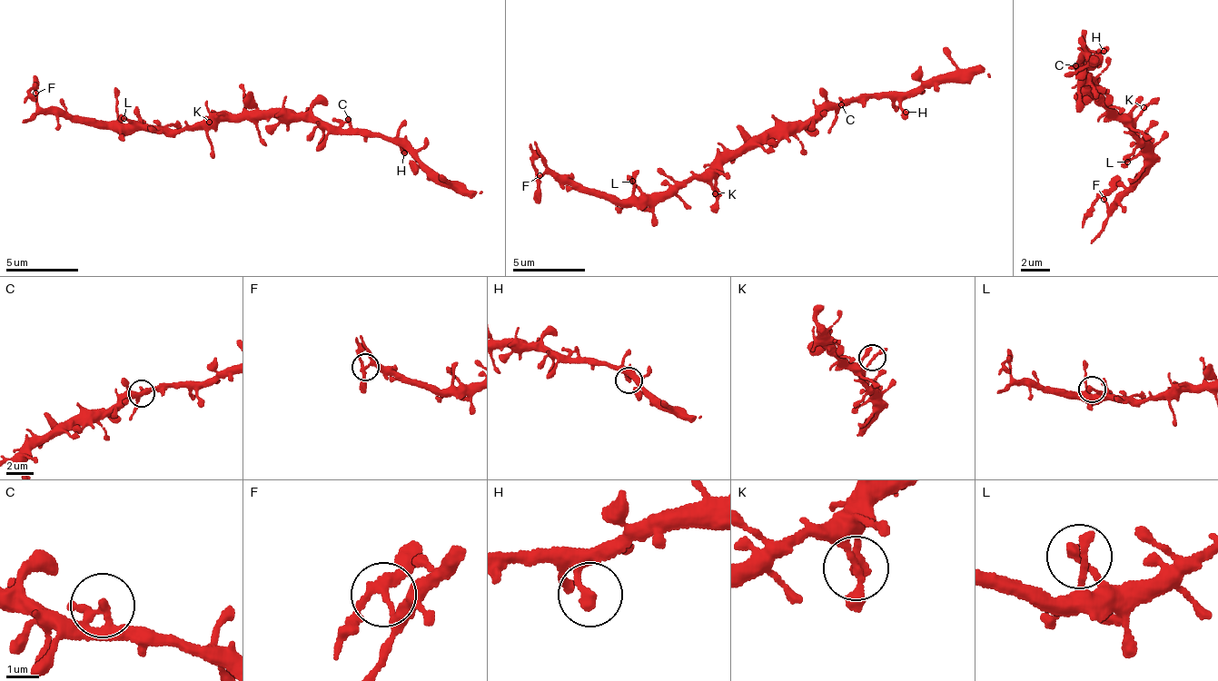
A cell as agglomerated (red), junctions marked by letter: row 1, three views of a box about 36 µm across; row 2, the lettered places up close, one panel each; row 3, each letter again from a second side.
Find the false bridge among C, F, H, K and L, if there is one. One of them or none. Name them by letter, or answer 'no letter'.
F

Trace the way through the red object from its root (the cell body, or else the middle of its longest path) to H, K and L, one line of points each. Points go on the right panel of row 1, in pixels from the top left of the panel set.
H: (1110, 103), (1098, 93), (1102, 85), (1084, 79), (1078, 64), (1083, 54), (1104, 51)
K: (1110, 103), (1109, 107), (1114, 113), (1143, 107)
L: (1110, 103), (1108, 110), (1132, 132), (1131, 135), (1138, 142), (1136, 146), (1144, 144), (1140, 154), (1127, 162)

